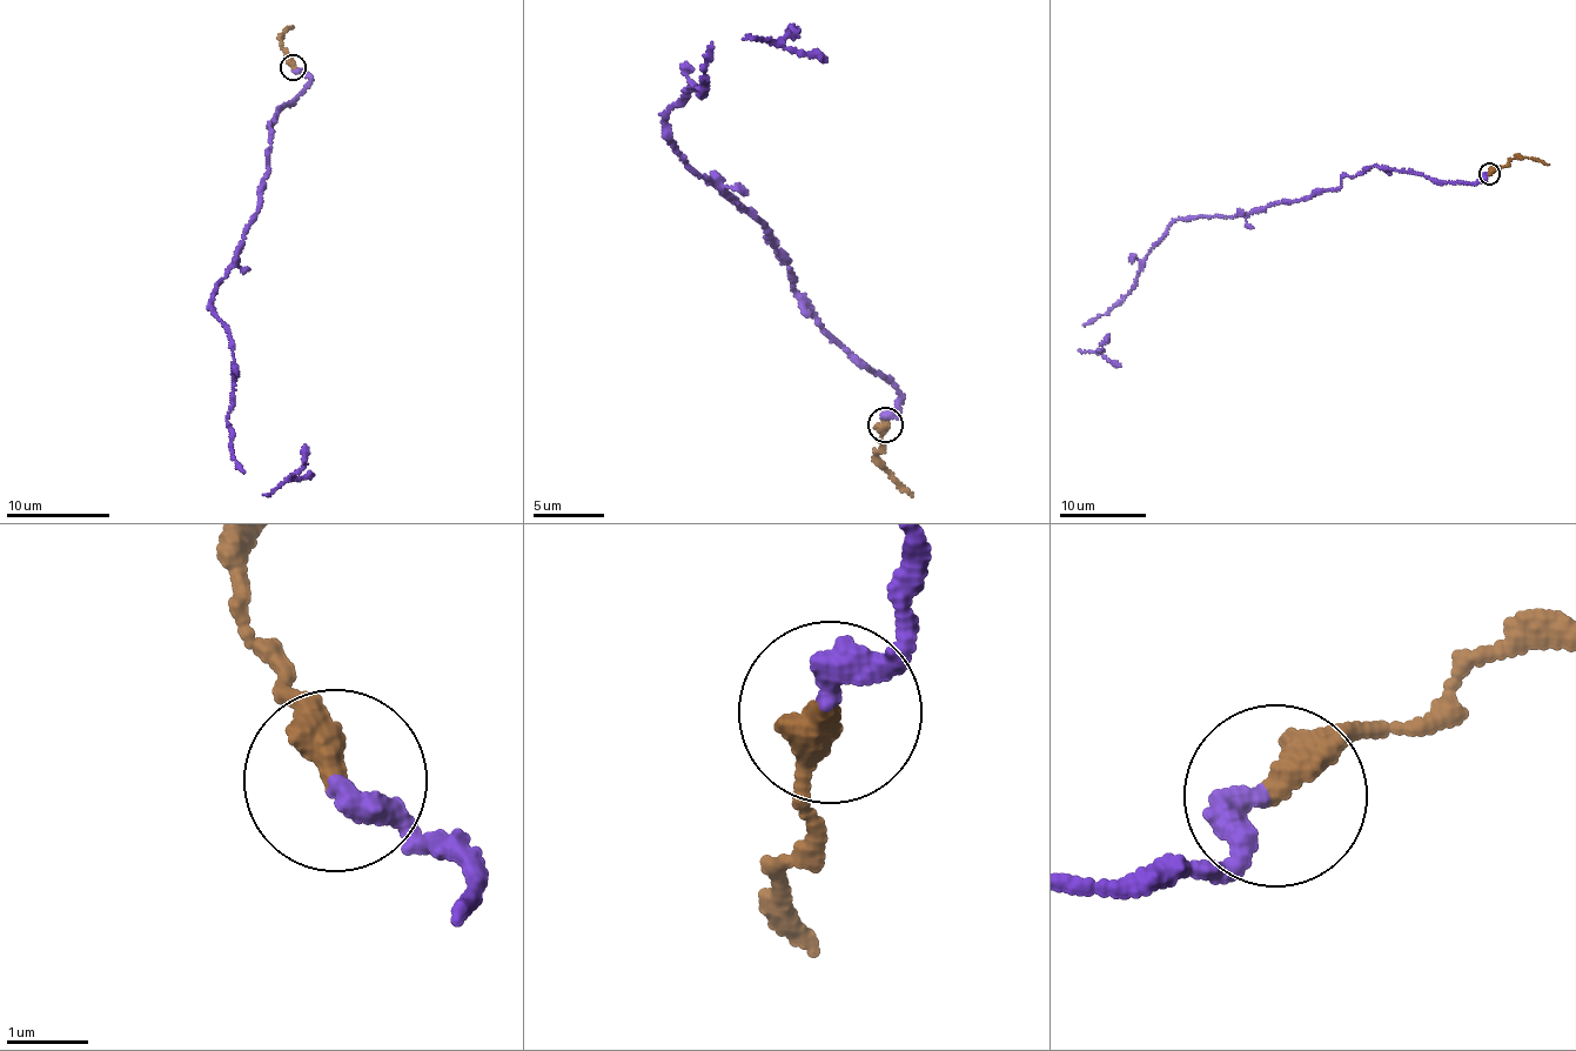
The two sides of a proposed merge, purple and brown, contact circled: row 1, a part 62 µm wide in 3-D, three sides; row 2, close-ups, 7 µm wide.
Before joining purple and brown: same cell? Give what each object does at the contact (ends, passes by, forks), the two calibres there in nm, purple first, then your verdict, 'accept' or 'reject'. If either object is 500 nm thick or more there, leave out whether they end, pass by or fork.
purple ends there; brown ends there; 360 nm thick on the purple side, 400 nm on the other; accept

